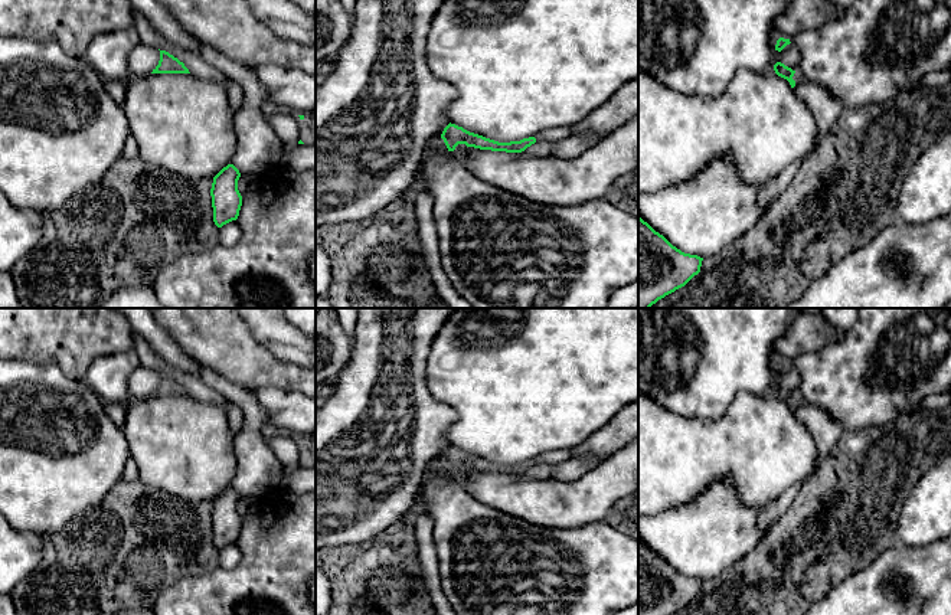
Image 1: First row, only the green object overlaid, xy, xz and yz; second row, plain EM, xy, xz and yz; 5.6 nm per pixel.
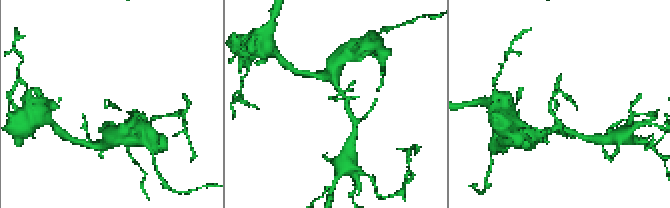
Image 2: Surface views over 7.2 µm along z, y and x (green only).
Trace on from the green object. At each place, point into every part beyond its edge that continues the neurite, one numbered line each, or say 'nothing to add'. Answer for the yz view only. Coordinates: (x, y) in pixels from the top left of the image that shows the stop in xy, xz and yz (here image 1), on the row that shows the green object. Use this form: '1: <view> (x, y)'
nothing to add

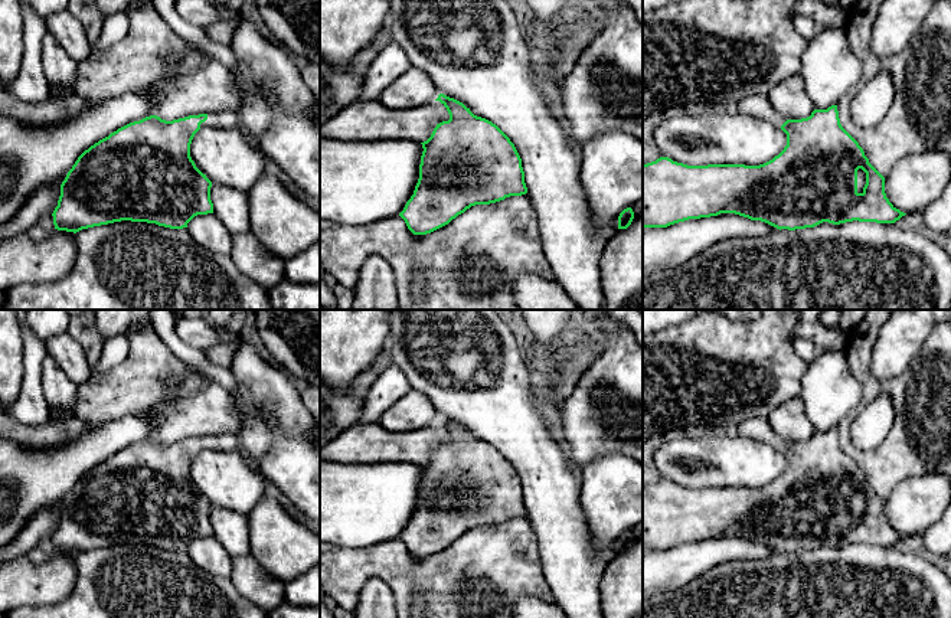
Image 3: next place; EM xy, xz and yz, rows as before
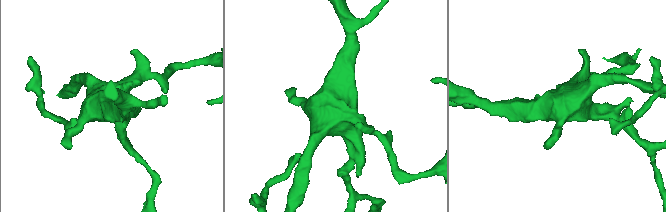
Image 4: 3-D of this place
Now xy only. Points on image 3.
1: xy (218, 120)

